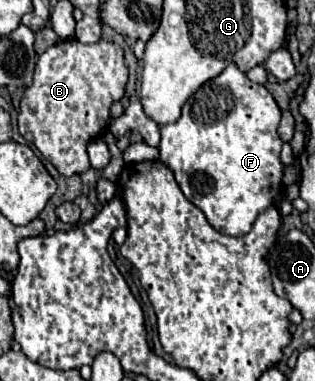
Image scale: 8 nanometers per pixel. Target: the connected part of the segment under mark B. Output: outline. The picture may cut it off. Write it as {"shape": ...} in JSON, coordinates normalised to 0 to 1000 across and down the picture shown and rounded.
{"shape":[[[219,100],[149,126],[111,173],[105,220],[73,241],[60,289],[60,346],[111,378],[194,462],[219,467],[289,441],[276,378],[308,367],[346,336],[352,273],[384,268],[410,184],[397,173],[390,126],[321,100],[302,115],[263,115]]]}

